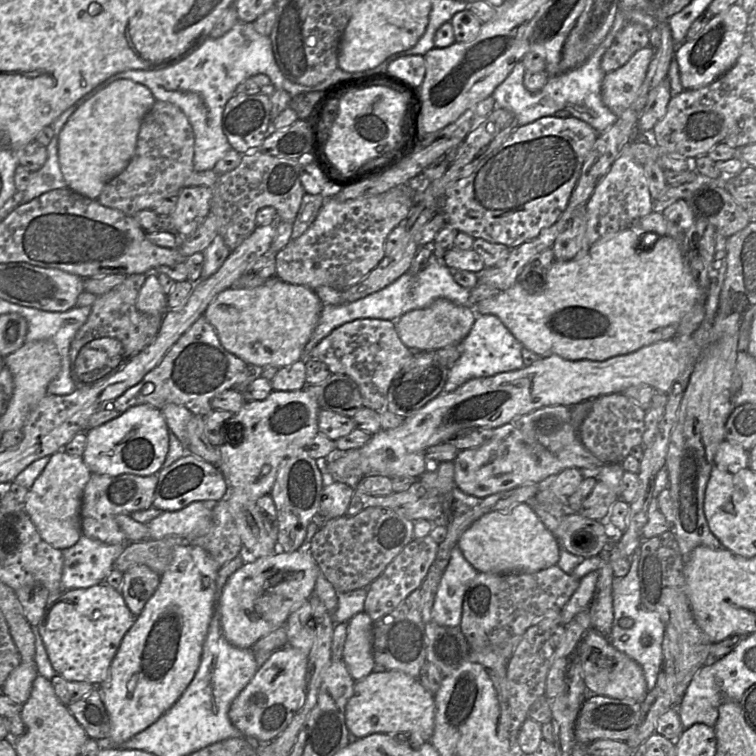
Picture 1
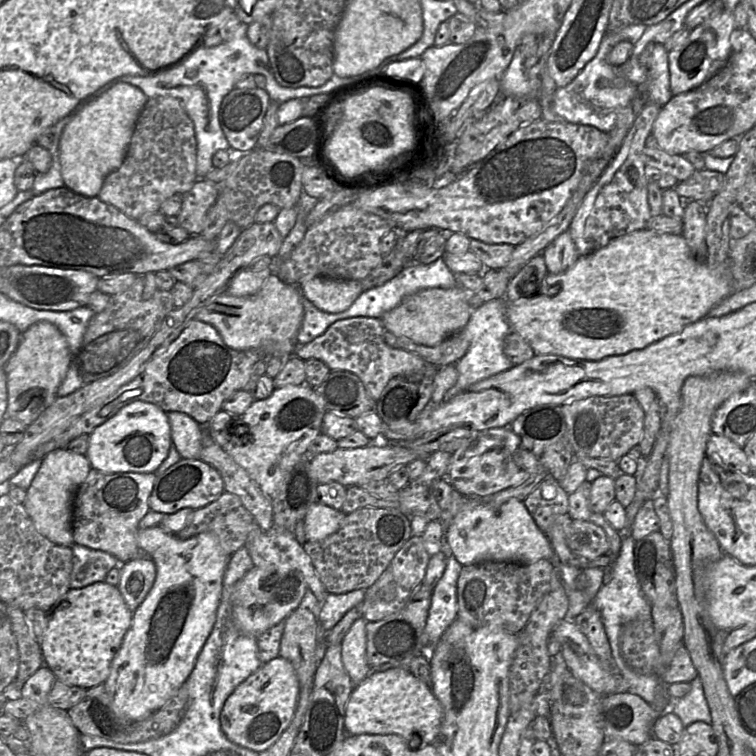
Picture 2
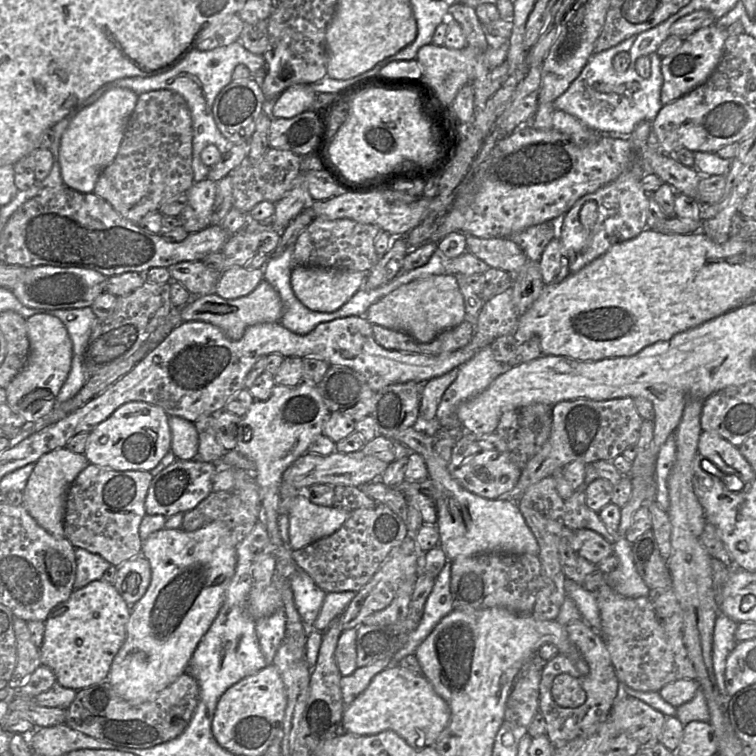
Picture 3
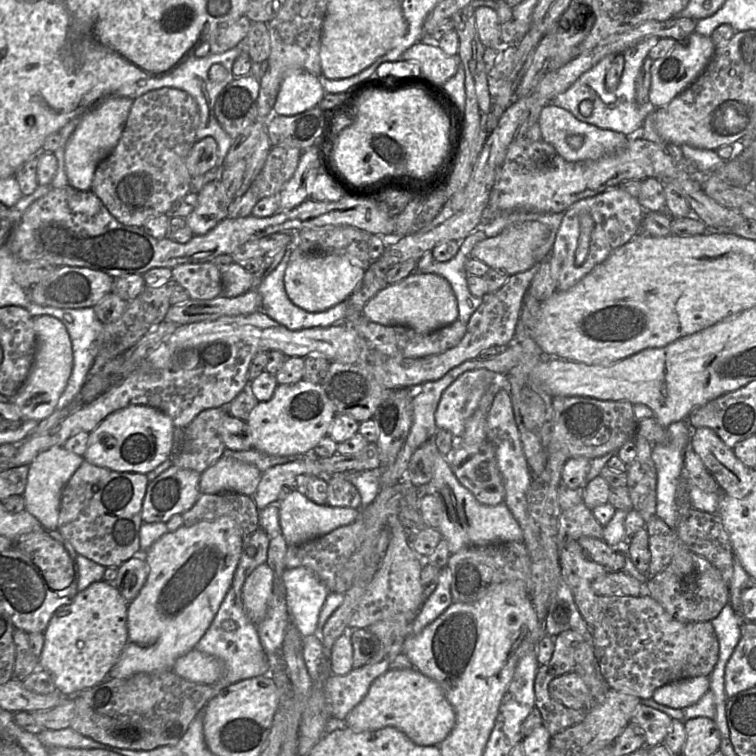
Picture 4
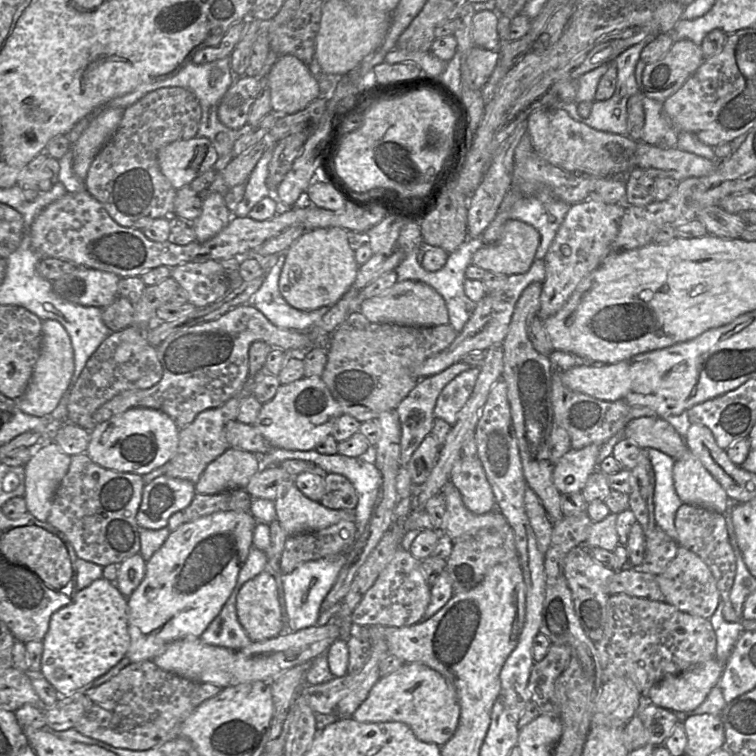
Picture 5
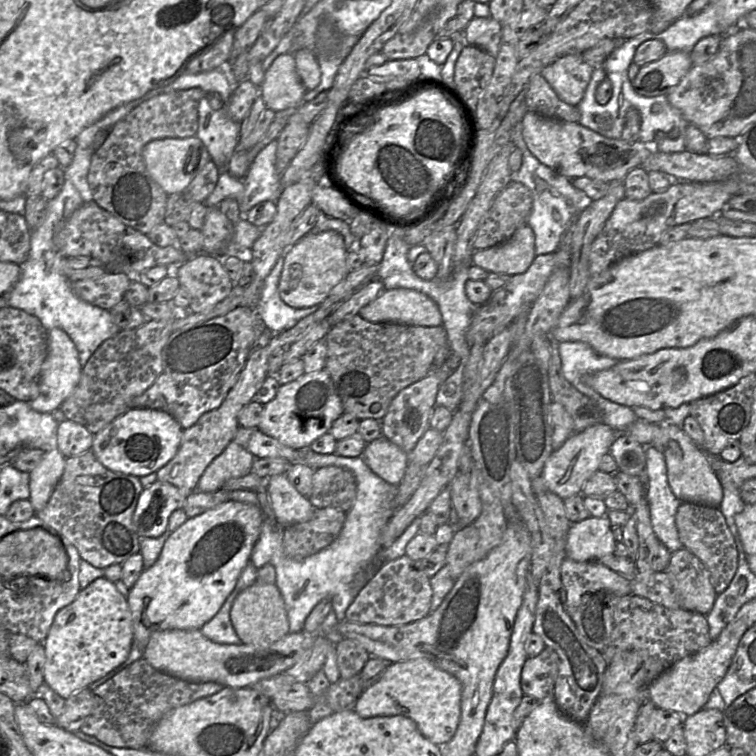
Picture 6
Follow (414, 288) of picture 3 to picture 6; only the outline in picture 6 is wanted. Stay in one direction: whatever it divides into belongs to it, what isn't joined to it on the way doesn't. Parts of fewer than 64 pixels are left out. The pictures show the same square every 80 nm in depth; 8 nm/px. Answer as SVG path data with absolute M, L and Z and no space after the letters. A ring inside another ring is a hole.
M407 288L384 290L359 314L374 323L392 322L423 327L443 324L437 304L426 294Z

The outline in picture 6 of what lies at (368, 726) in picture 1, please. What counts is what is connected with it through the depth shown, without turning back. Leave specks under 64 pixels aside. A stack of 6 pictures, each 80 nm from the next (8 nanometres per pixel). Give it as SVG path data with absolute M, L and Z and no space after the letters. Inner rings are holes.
M425 658L390 664L381 678L365 689L353 705L361 718L404 716L411 719L421 734L441 747L455 735L461 715L462 685L450 673Z

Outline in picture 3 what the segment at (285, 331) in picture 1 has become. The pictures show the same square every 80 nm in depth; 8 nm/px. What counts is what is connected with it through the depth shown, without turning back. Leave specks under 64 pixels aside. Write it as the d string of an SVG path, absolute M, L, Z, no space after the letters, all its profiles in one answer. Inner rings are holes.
M266 280L248 295L236 299L224 299L216 293L192 299L180 308L182 322L202 321L210 323L223 331L227 338L237 341L245 330L252 325L280 322L283 314L283 303L277 290Z

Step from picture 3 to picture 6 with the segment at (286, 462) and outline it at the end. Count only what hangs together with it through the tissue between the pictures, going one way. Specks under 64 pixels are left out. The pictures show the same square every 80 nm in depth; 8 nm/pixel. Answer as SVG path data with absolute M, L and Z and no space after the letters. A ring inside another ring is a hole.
M323 369L304 373L296 380L281 385L276 396L264 405L258 429L296 450L308 450L313 441L328 433L332 424L344 413L344 408L328 372Z

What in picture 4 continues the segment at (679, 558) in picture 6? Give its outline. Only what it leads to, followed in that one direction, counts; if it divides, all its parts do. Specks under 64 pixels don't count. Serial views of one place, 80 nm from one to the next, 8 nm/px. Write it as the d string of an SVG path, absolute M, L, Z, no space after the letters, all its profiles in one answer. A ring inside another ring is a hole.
M691 553L694 564L694 578L683 577L669 564L653 577L648 577L650 597L656 600L675 620L681 622L702 622L715 618L729 603L729 587L720 571L707 559Z

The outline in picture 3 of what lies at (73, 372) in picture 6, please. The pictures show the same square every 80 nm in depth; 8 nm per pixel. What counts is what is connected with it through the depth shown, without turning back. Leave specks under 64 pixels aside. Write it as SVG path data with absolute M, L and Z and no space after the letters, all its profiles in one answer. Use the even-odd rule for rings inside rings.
M36 314L27 319L30 351L22 370L6 388L10 408L26 422L35 422L57 404L57 397L71 368L72 342L65 325L55 316Z

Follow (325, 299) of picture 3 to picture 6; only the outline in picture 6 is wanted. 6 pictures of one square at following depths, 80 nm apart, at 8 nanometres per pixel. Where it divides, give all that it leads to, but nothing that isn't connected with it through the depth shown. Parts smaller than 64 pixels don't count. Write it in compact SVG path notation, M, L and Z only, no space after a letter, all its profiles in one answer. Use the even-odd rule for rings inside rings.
M335 230L307 234L301 238L284 253L285 261L278 283L278 293L282 301L298 309L319 306L349 273L347 254L344 238Z

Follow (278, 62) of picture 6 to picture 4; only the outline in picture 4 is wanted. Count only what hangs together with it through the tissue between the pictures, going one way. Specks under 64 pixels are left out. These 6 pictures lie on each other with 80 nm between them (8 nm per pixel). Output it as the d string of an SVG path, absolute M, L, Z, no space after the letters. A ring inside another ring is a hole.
M304 69L288 70L281 82L273 114L293 116L317 106L325 95L318 77Z

